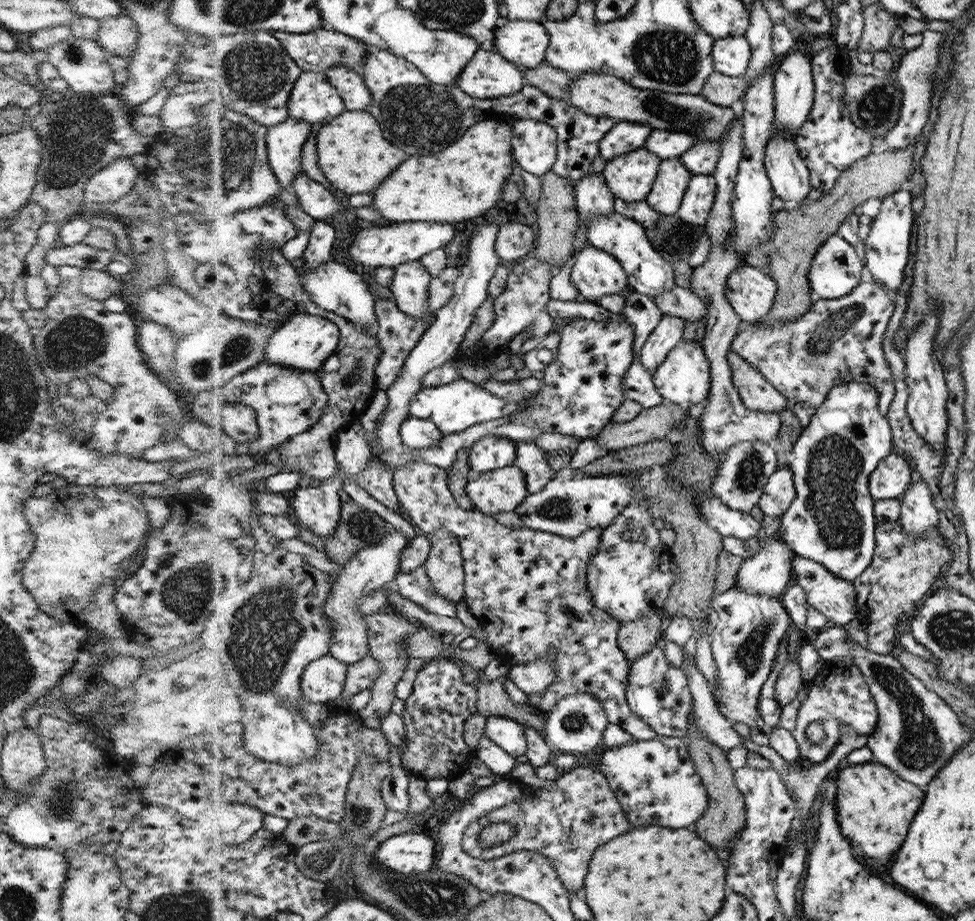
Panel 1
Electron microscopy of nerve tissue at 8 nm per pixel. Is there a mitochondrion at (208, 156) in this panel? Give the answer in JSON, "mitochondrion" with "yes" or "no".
{"mitochondrion":"yes"}

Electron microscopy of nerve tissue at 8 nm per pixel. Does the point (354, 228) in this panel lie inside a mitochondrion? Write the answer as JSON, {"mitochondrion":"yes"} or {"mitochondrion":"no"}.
{"mitochondrion":"no"}

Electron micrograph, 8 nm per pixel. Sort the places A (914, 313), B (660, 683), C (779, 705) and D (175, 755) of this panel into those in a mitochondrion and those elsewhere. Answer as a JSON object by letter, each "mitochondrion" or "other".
{"A":"other","B":"mitochondrion","C":"other","D":"other"}

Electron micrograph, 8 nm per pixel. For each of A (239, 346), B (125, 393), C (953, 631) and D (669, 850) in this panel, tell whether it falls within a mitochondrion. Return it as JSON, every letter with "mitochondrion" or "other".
{"A":"mitochondrion","B":"other","C":"mitochondrion","D":"other"}

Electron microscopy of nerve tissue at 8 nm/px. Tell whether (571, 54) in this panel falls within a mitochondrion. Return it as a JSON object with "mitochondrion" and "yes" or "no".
{"mitochondrion":"no"}

